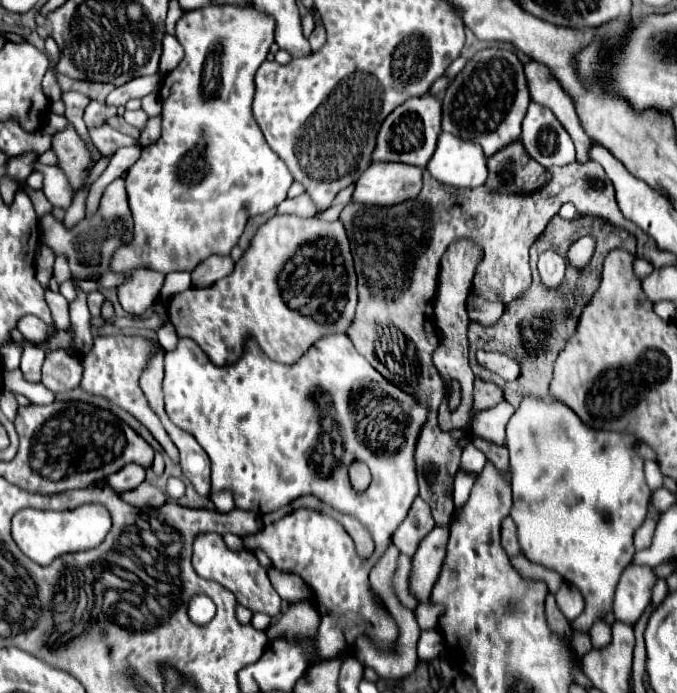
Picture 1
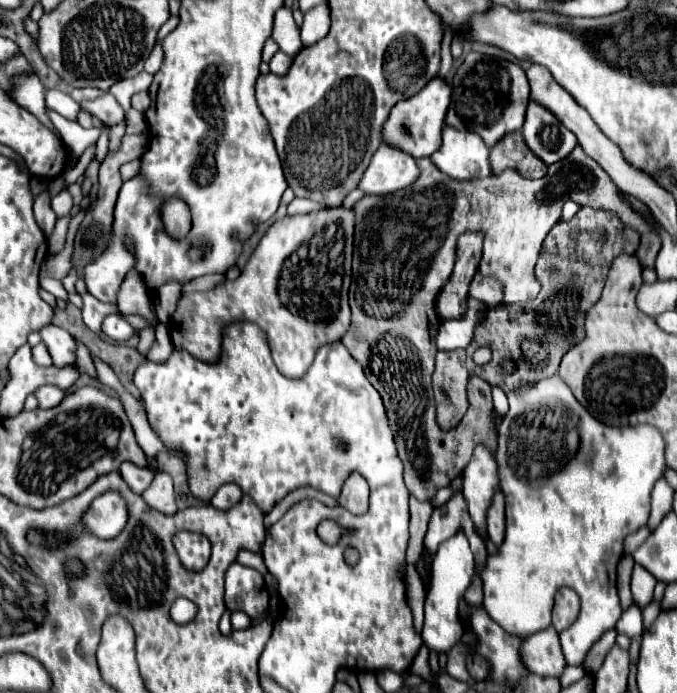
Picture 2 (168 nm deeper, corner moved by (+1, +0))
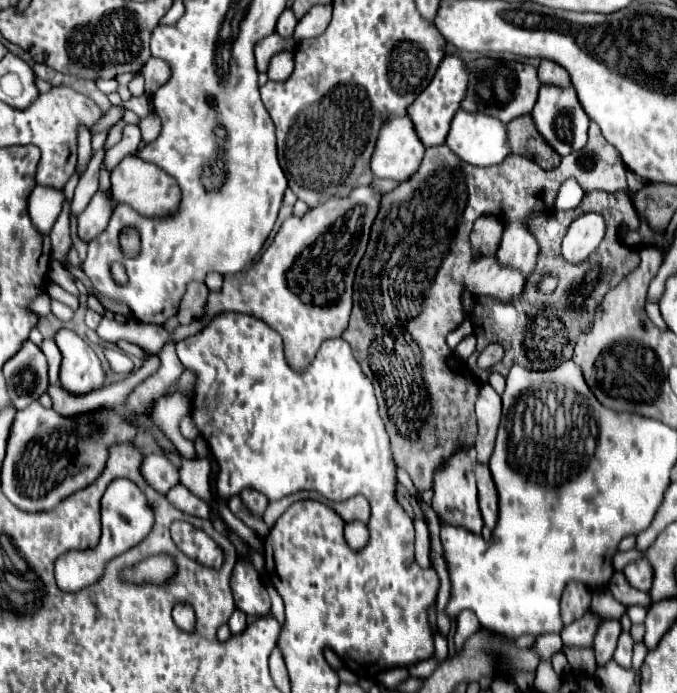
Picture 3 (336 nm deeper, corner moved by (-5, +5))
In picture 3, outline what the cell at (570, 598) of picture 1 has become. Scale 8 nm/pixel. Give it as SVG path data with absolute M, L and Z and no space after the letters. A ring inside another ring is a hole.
M570 582L562 594L560 604L562 622L572 624L574 620L582 618L582 614L590 608L590 602L592 602L592 590L582 582Z

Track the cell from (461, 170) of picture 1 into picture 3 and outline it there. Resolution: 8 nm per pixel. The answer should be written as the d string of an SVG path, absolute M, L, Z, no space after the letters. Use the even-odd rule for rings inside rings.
M462 110L456 112L446 146L462 160L472 166L496 166L508 156L508 144L506 144L506 126L502 122L496 122L496 118L486 118L484 114L466 114Z

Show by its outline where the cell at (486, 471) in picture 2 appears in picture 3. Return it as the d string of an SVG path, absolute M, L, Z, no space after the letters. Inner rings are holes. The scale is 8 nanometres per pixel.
M482 384L480 388L476 402L476 416L478 416L478 438L474 448L478 452L478 464L488 464L494 452L496 432L502 418L502 398L494 392L490 384Z

